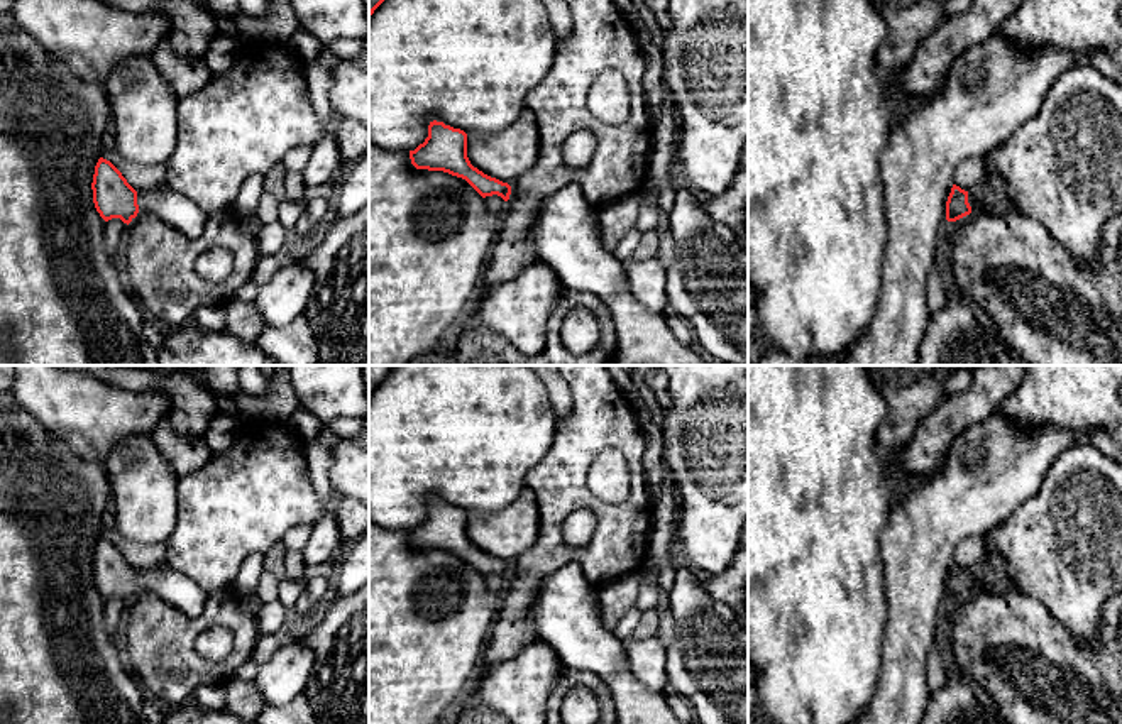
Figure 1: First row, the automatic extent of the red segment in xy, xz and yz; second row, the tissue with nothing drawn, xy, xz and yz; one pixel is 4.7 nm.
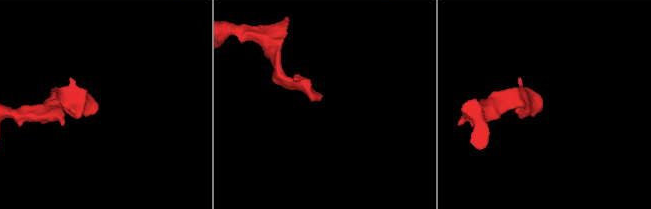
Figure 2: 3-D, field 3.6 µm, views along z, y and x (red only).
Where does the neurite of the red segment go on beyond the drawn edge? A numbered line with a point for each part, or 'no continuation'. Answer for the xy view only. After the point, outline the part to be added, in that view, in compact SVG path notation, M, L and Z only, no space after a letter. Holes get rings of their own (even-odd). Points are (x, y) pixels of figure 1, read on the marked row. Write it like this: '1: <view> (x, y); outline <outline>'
1: xy (180, 212); outline M171 188L137 191L137 205L139 211L159 217L190 239L198 239L208 220L196 203Z

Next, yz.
1: yz (978, 203); outline M968 191L968 203L971 206L971 213L997 210L997 201L993 198L988 195L978 195L976 191Z

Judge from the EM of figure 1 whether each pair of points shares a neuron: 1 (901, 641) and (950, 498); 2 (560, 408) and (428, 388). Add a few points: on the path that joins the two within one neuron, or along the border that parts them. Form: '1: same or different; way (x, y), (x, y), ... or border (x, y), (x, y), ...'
1: same; way (914, 606), (916, 555), (923, 533)
2: different; border (542, 383), (557, 418)

